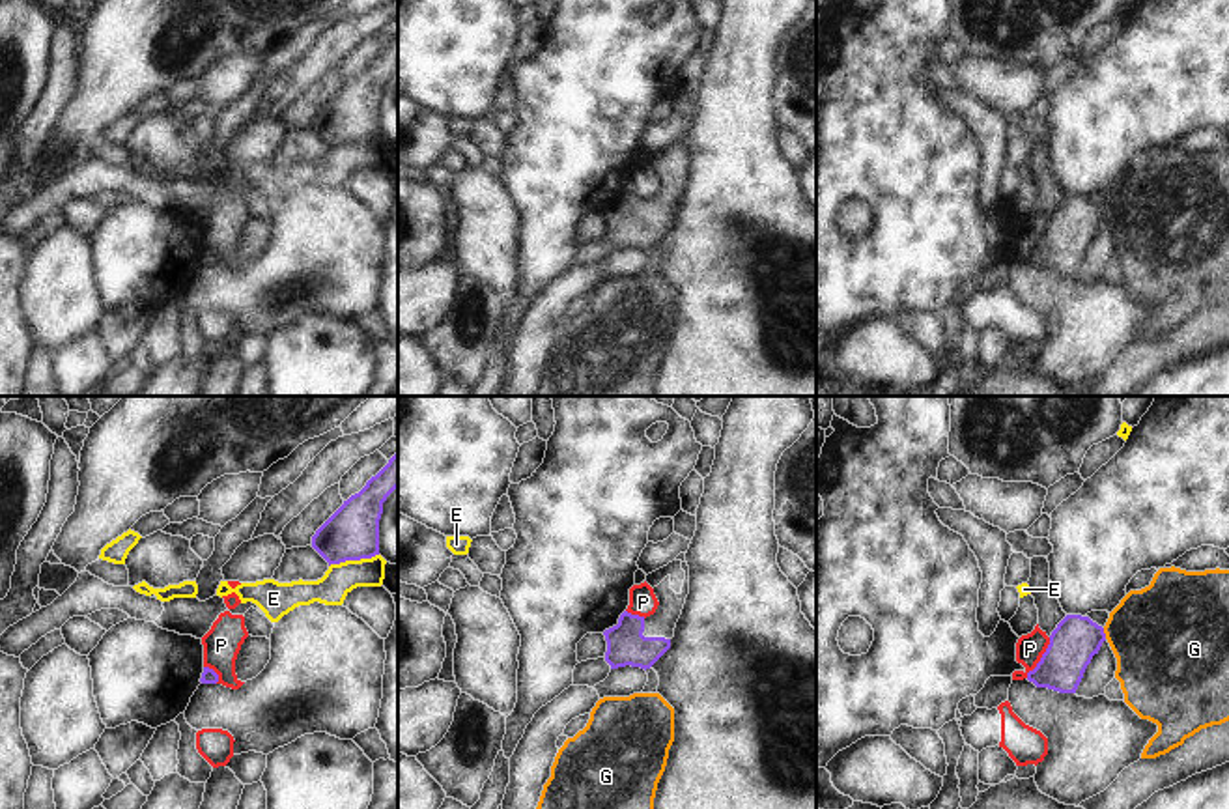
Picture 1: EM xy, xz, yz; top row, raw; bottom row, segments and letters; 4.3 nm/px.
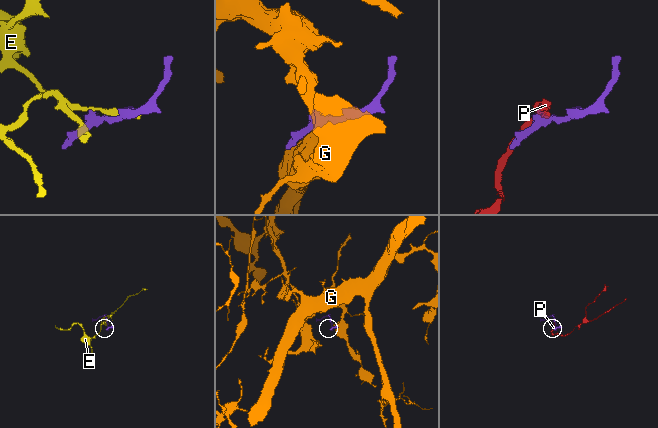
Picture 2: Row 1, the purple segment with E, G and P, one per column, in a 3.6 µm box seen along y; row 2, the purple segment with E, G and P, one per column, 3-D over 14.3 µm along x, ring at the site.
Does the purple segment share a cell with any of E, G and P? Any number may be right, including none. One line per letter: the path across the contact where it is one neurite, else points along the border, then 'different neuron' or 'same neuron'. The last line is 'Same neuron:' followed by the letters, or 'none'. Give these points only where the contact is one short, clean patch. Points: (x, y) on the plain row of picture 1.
E: different neuron
G: border along yz (1102, 210), (1106, 219); different neuron
P: border along yz (1050, 219), (1041, 241), (1026, 258); different neuron
Same neuron: none

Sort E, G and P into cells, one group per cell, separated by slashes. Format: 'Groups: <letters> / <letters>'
Groups: E / G / P

